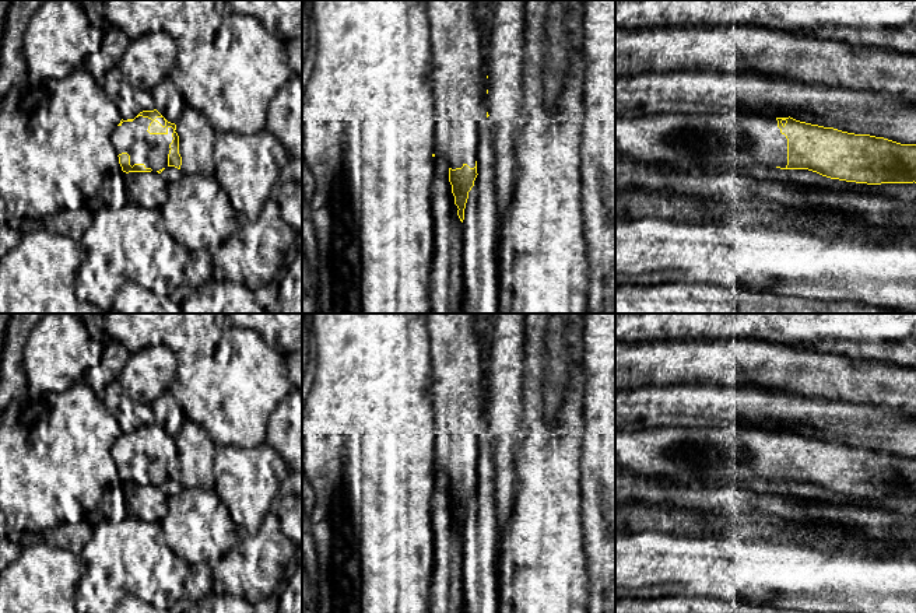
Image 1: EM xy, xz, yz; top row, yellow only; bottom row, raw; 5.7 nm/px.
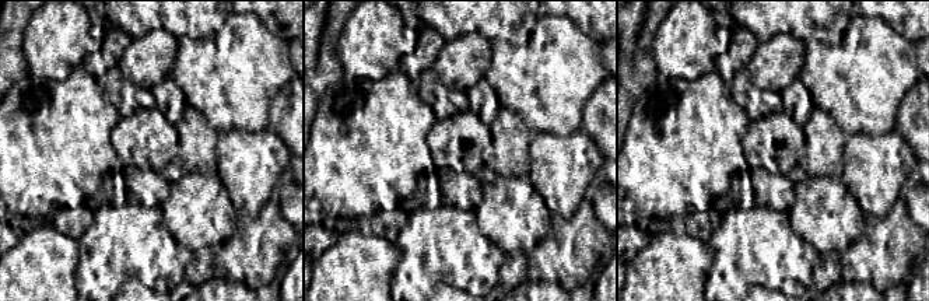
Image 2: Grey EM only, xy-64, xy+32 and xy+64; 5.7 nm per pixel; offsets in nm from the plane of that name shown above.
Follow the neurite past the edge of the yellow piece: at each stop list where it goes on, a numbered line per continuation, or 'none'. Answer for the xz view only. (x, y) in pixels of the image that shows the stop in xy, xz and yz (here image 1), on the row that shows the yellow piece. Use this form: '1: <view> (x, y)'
1: xz (458, 80)

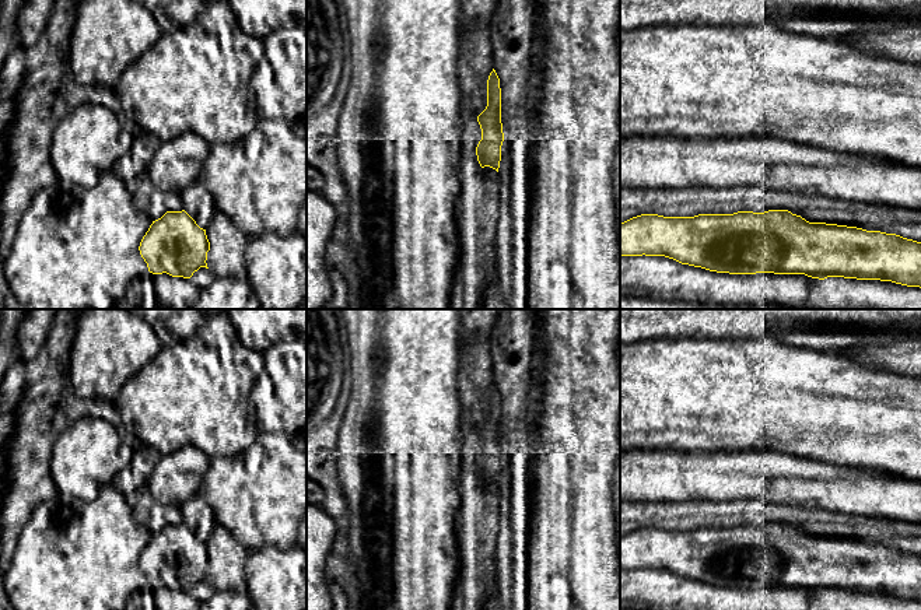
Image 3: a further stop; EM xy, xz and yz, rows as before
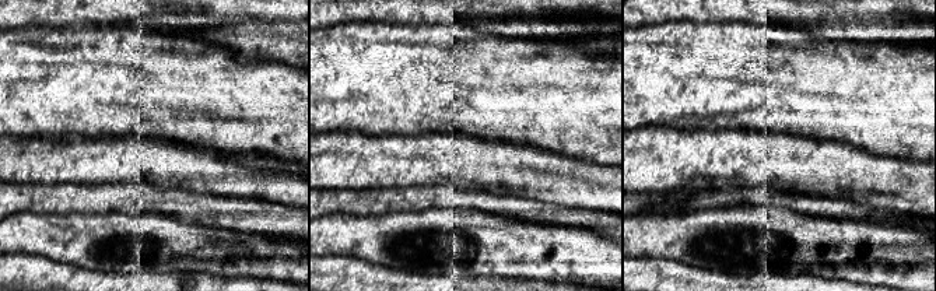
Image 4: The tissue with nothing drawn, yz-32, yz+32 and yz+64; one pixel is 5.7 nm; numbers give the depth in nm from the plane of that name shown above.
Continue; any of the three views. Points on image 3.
none

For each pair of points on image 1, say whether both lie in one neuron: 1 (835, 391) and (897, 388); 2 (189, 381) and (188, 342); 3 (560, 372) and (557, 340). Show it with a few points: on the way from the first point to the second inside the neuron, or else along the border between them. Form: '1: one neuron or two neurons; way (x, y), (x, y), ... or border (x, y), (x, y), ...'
1: one neuron; way (850, 388), (881, 388)
2: two neurons; border (178, 351), (189, 351), (196, 356)
3: one neuron; way (558, 364), (558, 349)

